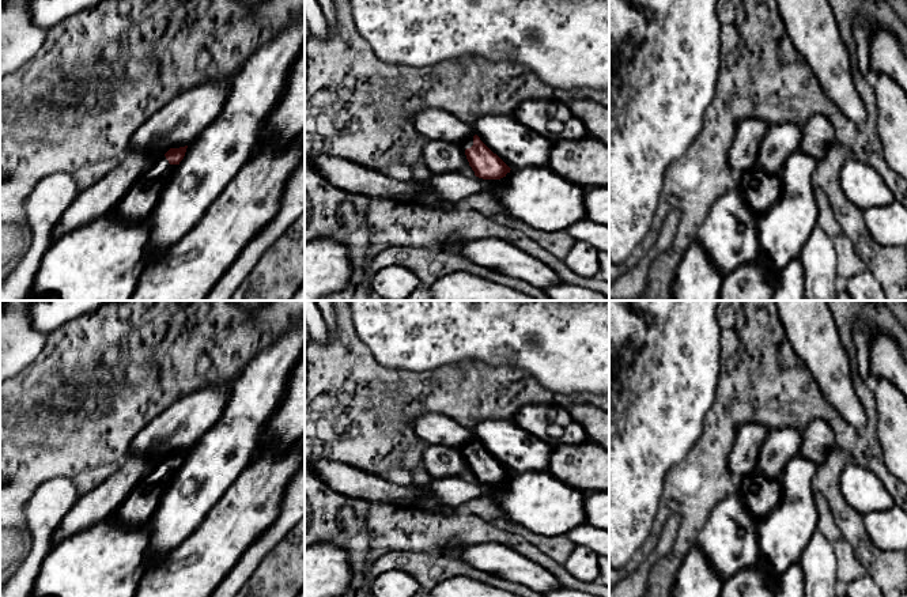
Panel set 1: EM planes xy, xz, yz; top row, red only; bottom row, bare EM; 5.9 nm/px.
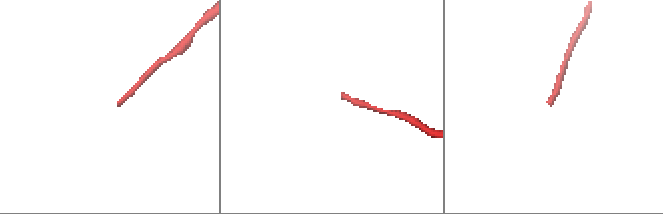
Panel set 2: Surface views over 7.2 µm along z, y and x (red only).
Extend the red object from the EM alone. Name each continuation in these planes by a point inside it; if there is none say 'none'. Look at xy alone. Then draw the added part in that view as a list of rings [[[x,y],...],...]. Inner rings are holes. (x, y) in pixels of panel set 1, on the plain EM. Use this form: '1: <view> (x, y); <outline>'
1: xy (139, 506); [[[165,460],[154,468],[132,488],[126,499],[116,510],[114,515],[124,524],[150,522],[158,503],[175,476],[178,469],[170,469]]]

